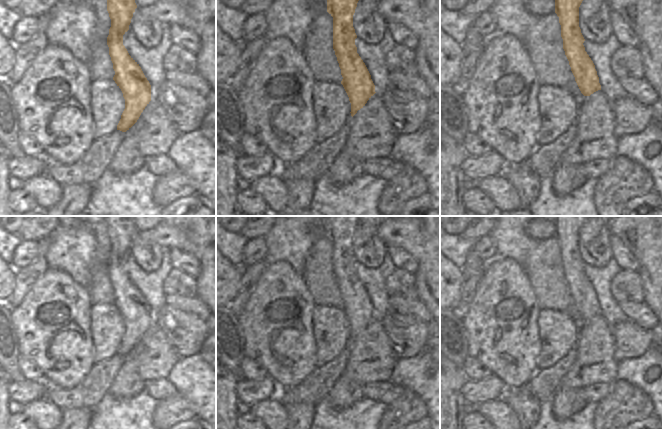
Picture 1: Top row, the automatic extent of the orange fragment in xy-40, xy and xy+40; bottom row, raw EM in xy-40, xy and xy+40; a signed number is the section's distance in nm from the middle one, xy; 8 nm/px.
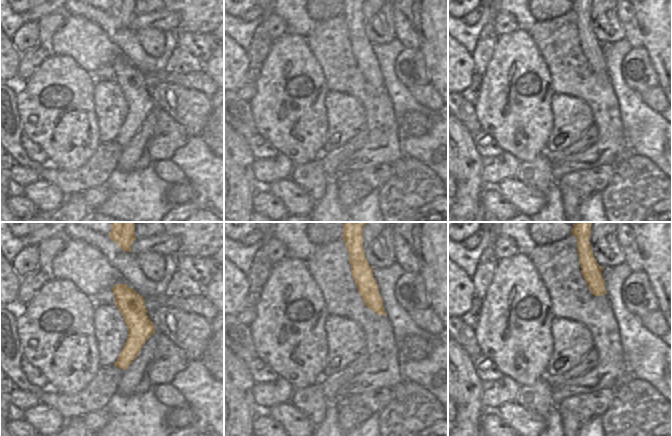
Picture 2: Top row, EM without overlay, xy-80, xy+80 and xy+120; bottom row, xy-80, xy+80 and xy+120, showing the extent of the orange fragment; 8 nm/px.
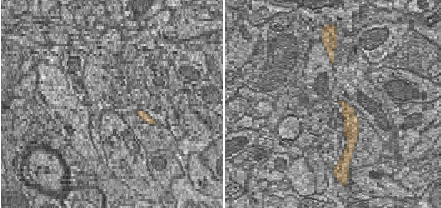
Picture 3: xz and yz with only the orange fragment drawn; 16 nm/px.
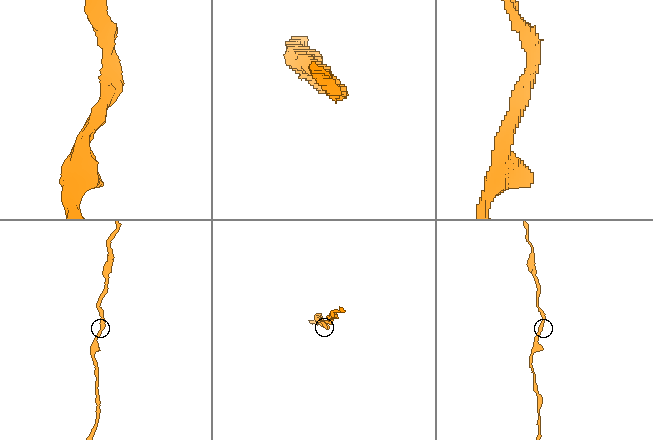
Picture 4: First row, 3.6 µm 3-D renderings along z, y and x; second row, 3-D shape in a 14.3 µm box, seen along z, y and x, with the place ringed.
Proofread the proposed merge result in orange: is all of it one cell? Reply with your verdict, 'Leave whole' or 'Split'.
Leave whole

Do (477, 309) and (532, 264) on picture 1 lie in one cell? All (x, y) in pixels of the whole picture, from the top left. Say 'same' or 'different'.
different

